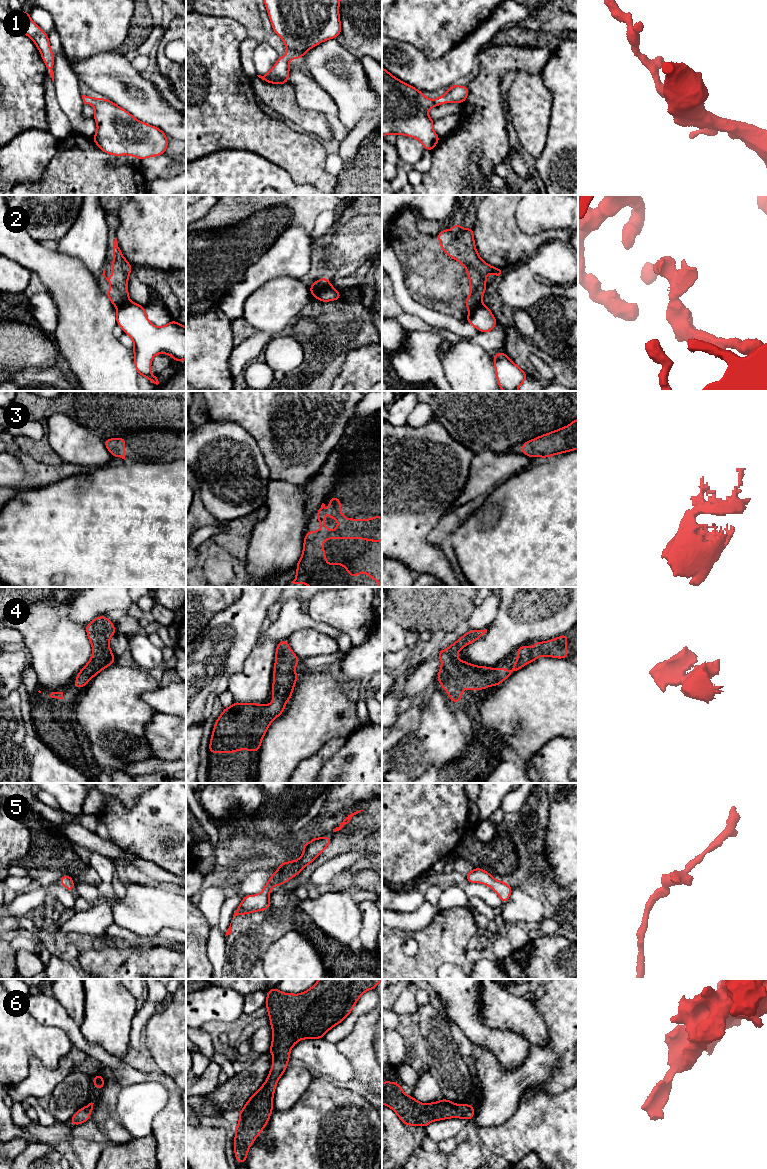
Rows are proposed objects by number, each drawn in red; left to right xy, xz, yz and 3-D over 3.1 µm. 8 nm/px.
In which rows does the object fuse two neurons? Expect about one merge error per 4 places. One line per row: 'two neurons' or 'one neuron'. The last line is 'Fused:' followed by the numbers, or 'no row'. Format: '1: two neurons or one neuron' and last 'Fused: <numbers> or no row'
1: one neuron
2: two neurons
3: one neuron
4: one neuron
5: one neuron
6: one neuron
Fused: 2

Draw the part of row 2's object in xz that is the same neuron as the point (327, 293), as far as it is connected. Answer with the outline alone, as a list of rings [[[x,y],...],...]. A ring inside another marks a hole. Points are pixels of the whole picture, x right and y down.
[[[328,281],[323,287],[321,287],[314,298],[322,301],[329,302],[341,299],[340,292],[333,288],[330,281]]]

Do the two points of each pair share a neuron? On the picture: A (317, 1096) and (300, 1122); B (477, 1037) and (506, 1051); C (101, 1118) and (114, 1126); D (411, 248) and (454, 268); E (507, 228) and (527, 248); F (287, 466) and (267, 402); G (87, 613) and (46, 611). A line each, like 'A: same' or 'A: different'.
A: same
B: same
C: same
D: same
E: same
F: same
G: different

